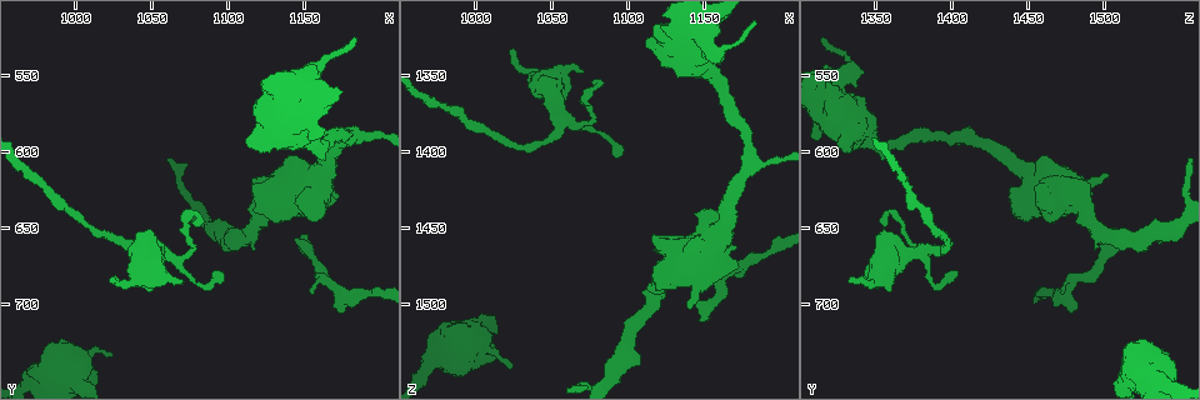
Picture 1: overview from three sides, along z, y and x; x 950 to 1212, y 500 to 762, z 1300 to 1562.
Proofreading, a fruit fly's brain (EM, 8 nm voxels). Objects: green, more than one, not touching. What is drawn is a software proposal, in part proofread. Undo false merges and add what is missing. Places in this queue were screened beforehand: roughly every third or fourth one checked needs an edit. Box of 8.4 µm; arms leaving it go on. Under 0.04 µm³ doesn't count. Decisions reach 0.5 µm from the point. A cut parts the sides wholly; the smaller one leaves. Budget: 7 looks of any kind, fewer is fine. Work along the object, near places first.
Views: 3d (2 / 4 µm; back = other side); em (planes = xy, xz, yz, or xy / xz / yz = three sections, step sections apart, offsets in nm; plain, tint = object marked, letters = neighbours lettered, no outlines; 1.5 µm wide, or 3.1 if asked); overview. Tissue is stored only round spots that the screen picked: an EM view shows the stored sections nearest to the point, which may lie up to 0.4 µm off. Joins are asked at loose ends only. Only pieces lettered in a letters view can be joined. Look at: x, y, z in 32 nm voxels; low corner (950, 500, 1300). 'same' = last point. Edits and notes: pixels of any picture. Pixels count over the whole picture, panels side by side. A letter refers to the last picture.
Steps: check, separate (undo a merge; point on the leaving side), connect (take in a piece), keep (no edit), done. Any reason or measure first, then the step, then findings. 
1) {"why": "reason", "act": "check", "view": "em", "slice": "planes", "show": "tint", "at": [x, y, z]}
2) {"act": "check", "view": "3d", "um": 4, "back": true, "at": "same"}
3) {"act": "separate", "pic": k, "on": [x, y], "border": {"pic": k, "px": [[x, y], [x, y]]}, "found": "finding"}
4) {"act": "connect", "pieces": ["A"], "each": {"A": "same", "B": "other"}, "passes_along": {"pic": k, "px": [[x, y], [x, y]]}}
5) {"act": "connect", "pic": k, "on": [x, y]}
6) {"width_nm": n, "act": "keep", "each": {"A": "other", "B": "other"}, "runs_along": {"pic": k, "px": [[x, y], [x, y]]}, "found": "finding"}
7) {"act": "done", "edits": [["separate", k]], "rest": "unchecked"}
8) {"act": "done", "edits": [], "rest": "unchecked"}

{"act": "check", "view": "3d", "um": 4, "at": [1088, 678, 1400]}

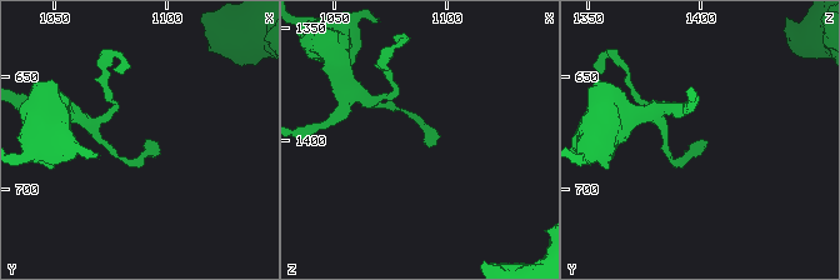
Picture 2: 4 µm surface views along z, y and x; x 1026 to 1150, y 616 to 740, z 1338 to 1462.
{"act": "check", "view": "em", "um": 3.1, "slice": "xz", "step": 16, "show": "tint", "at": [1090, 677, 1401]}

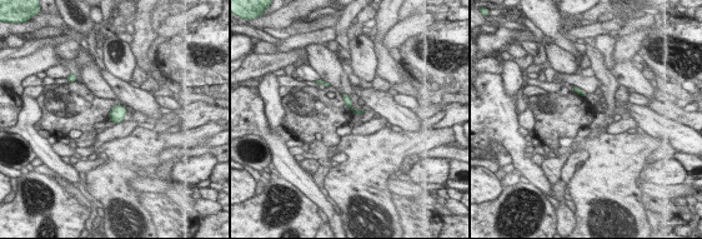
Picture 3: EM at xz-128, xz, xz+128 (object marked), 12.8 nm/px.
{"why": "cut it another way", "act": "check", "view": "em", "um": 3.1, "slice": "planes", "show": "letters", "at": "same"}

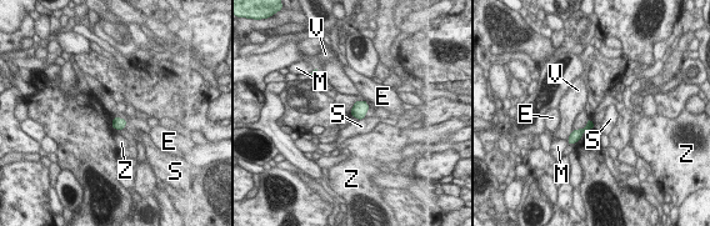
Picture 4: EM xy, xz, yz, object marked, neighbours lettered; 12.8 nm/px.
{"act": "keep", "each": {"E": "other", "M": "other", "S": "other", "V": "other", "Z": "other"}, "border": {"pic": 4, "px": [[365, 117], [358, 120]]}, "found": "none of them fits"}

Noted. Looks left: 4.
{"why": "thick turns thin", "act": "check", "view": "3d", "um": 4, "at": [1122, 630, 1486]}

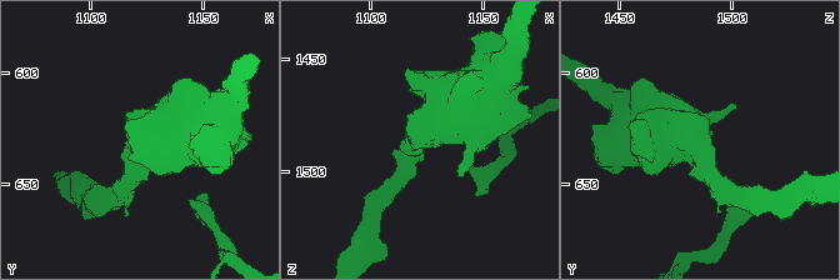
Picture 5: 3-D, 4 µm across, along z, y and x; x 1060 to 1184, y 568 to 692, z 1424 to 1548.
{"act": "check", "view": "em", "slice": "planes", "show": "tint", "at": [1124, 630, 1483]}

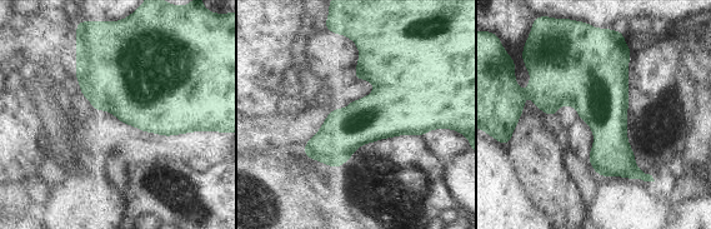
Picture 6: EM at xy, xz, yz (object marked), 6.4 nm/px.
{"why": "see the neighbours", "act": "check", "view": "em", "slice": "planes", "show": "letters", "at": "same"}

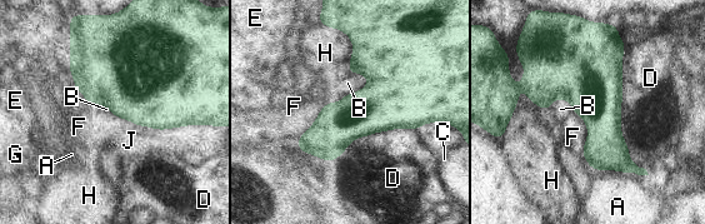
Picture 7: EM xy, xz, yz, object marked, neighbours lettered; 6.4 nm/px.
{"act": "keep", "each": {"A": "other", "B": "other", "C": "other", "D": "other", "E": "other", "F": "other", "G": "other", "H": "other", "J": "other"}, "border": {"pic": 7, "px": [[369, 78], [365, 85], [346, 95]]}, "found": "one neuron here"}

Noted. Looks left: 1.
{"act": "done", "edits": [], "rest": "unchecked"}

